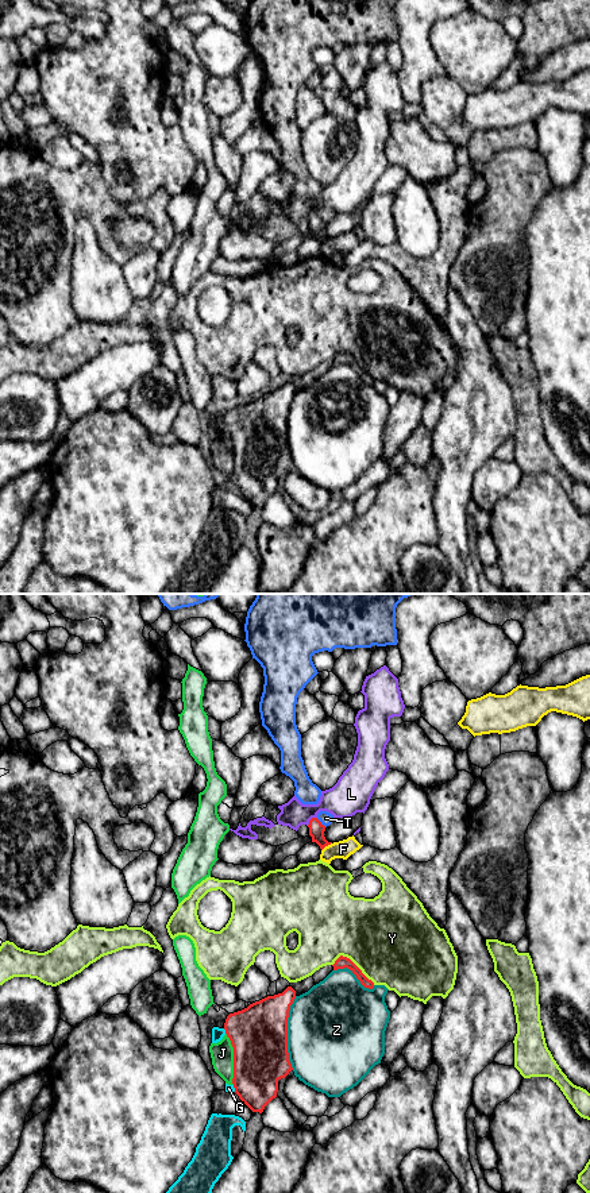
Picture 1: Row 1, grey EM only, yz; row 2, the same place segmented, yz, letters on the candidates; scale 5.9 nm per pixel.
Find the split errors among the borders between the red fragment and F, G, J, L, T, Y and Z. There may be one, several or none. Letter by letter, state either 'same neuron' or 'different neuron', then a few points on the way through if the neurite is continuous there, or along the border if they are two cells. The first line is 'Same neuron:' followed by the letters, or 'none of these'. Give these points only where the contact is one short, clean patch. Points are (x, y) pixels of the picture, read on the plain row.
Same neuron: T
F: different neuron; border along yz (331, 238), (322, 246)
G: different neuron
J: different neuron; border along yz (226, 428), (232, 443), (234, 479)
L: different neuron
T: same neuron; runs through yz (316, 226), (320, 217), (326, 213)
Y: different neuron
Z: different neuron

